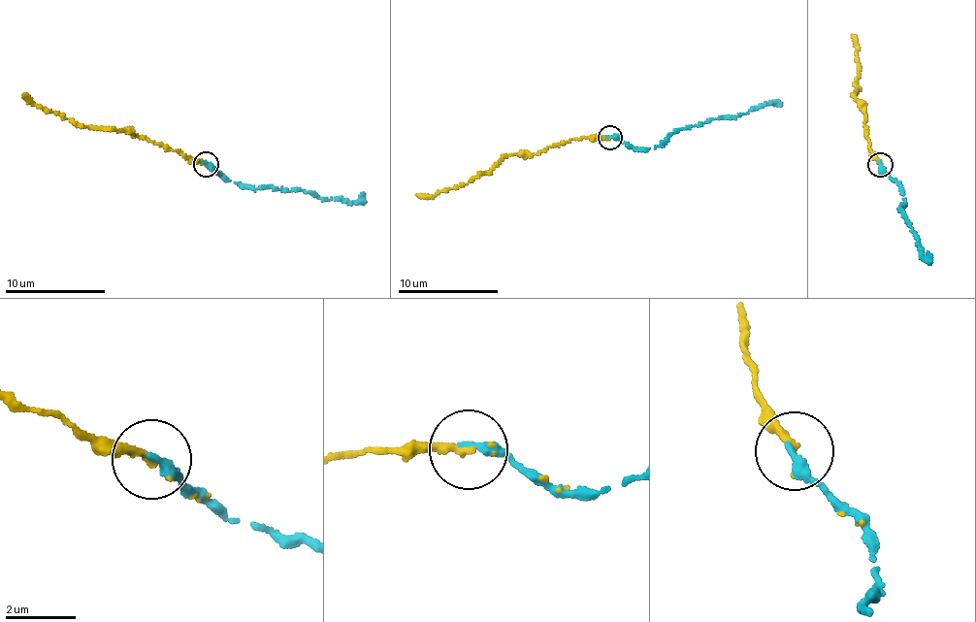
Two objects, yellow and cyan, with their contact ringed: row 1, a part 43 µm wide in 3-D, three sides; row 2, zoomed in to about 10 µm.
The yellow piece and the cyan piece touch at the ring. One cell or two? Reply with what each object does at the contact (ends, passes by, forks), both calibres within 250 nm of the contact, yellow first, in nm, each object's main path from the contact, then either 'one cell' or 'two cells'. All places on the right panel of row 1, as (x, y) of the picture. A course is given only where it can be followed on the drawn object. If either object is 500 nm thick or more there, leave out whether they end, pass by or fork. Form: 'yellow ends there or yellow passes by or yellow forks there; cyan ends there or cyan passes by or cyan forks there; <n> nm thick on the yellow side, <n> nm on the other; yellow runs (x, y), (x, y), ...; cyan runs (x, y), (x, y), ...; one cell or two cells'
yellow ends there; cyan ends there; 240 nm thick on the yellow side, 320 nm on the other; yellow runs (879, 164), (872, 157), (865, 138), (865, 114), (852, 95), (856, 83), (857, 49), (851, 35); cyan runs (879, 164), (897, 182), (905, 199), (901, 212), (918, 236), (916, 243), (922, 255), (927, 259), (932, 255); one cell

